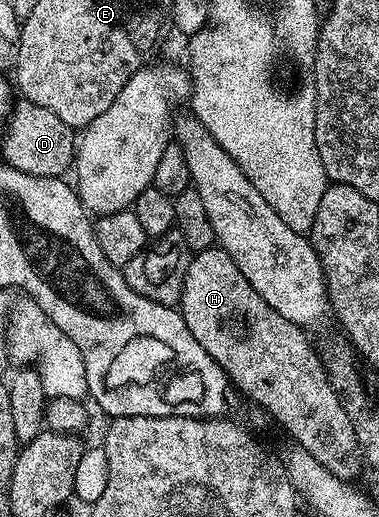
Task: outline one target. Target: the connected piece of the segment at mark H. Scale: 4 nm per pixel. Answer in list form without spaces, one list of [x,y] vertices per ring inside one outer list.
[[[216,245],[191,256],[178,305],[190,333],[194,333],[194,341],[198,341],[198,345],[202,345],[202,349],[214,357],[216,364],[227,373],[233,388],[236,386],[246,398],[264,407],[265,413],[274,422],[284,426],[285,433],[289,435],[287,438],[310,453],[334,477],[347,481],[356,479],[354,477],[362,468],[362,463],[358,458],[354,425],[350,417],[346,417],[339,393],[334,385],[330,385],[319,350],[315,346],[312,348],[311,341],[304,336],[307,335],[305,328],[286,321],[286,317],[274,312],[242,276],[233,258]]]

